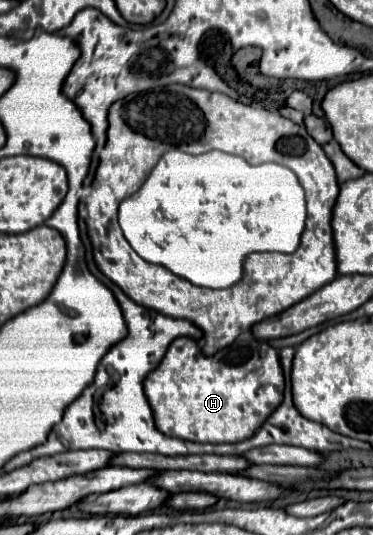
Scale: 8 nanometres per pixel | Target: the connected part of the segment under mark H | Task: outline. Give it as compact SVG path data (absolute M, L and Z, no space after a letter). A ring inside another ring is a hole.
M178 337L176 341L172 341L168 345L168 351L166 351L164 359L160 361L158 369L150 371L150 375L144 379L144 395L146 395L146 399L148 399L150 407L152 407L154 423L158 427L158 431L164 433L164 435L170 435L170 437L176 437L176 435L210 435L210 437L190 437L190 441L208 439L208 443L238 443L238 441L244 441L244 439L252 437L254 431L268 419L268 415L282 403L282 391L284 391L284 375L282 375L282 367L280 367L276 349L272 349L266 341L258 341L258 339L244 341L244 337L240 337L238 341L234 341L232 345L228 345L226 349L220 349L214 355L202 355L202 351L200 351L200 347L196 345L194 339L190 339L190 337Z

